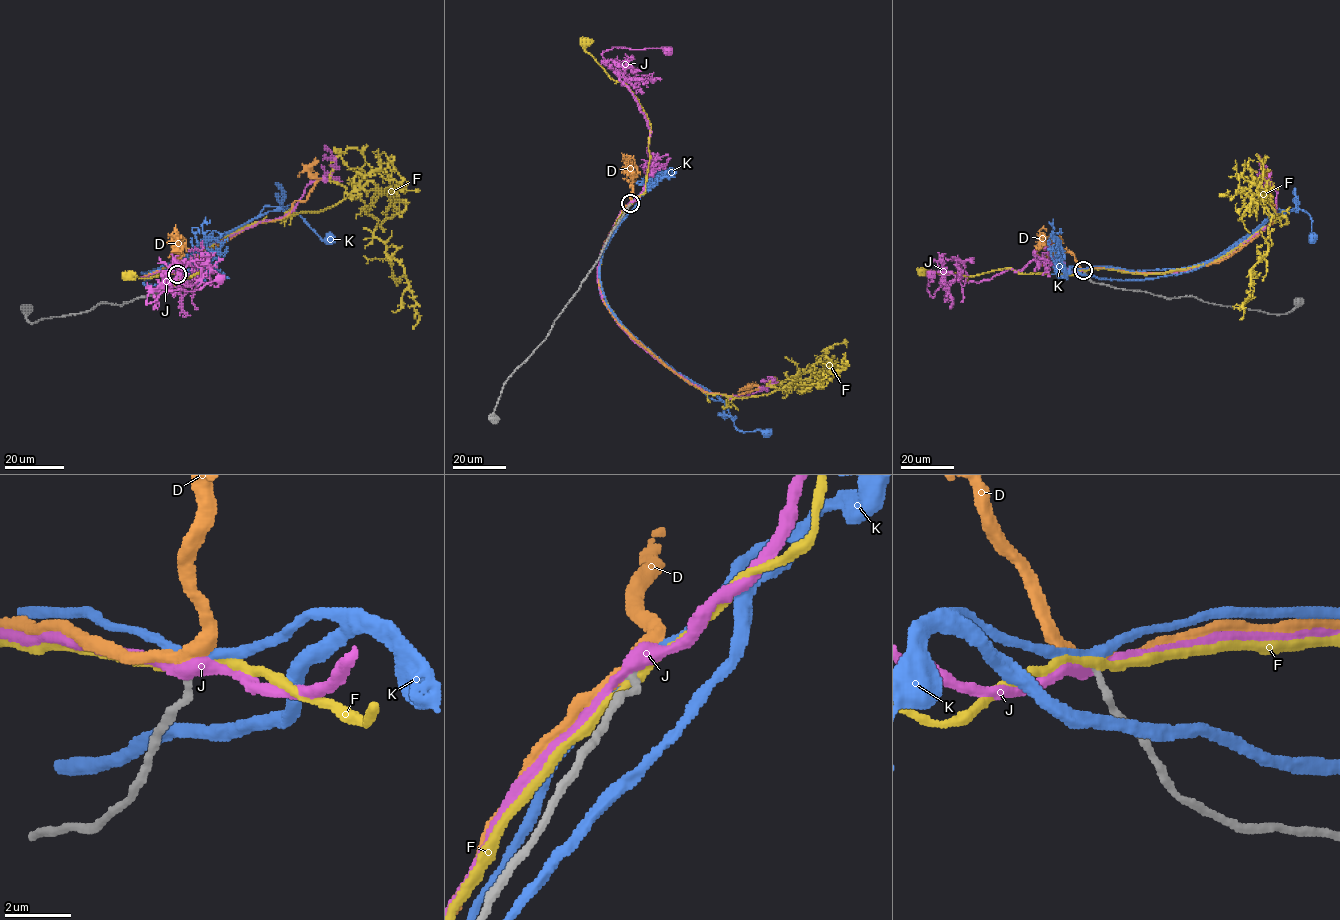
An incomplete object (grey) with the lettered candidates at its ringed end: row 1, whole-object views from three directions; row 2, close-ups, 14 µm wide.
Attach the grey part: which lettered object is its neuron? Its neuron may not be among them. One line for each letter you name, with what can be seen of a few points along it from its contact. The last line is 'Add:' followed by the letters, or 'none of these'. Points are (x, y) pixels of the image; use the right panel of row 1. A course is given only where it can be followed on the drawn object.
D: course (1083, 270), (1111, 267), (1161, 273), (1187, 271), (1225, 259), (1275, 219), (1275, 205), (1263, 165)
Add: D

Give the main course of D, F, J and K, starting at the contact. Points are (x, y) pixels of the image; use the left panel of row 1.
D: (177, 274), (157, 271), (142, 277), (191, 262), (246, 228), (285, 217), (321, 178), (309, 172), (316, 158)
F: (178, 274), (194, 279), (199, 277), (200, 271), (181, 280), (126, 274), (131, 276)
J: (178, 274), (190, 276), (200, 261), (189, 283), (164, 283), (147, 304), (164, 291), (198, 290), (220, 278)
K: (178, 273), (170, 269), (142, 273), (192, 254), (268, 211), (290, 204), (322, 239), (328, 242), (330, 239)

